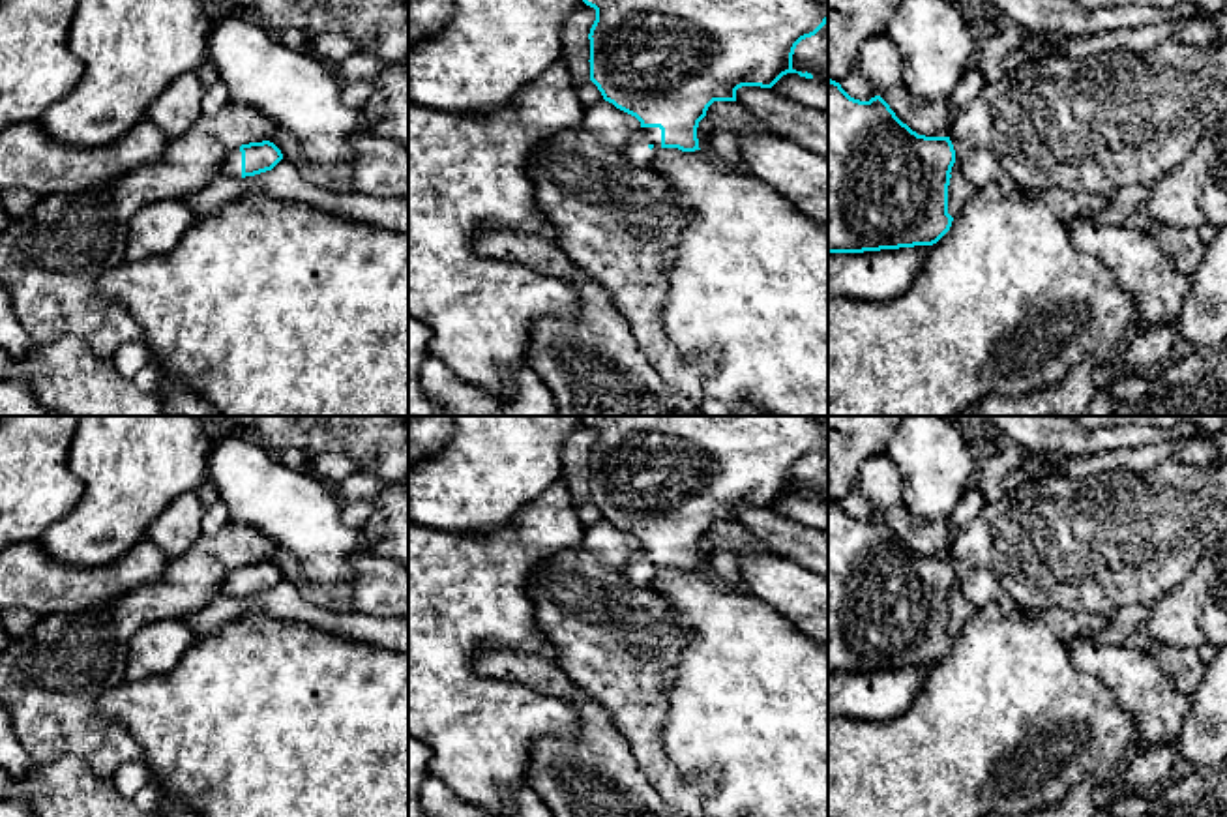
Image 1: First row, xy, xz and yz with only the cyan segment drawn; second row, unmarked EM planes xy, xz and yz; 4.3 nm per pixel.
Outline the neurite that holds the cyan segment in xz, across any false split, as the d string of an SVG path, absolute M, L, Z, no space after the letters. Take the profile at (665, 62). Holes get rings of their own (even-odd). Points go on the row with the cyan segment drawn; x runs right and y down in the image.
M583 0L596 9L596 21L590 28L590 81L598 86L603 99L616 109L635 116L641 122L641 131L631 135L624 156L633 171L650 169L652 159L661 148L678 148L682 152L695 152L699 148L697 127L706 116L714 101L736 101L736 90L742 86L772 88L783 75L798 73L800 77L813 79L811 73L802 73L792 67L792 54L796 45L815 36L828 22L828 0Z

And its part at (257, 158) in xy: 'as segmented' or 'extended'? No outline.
extended

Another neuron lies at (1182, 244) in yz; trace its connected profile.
M1154 221L1146 232L1163 245L1173 264L1180 272L1193 275L1193 272L1199 268L1201 259L1206 253L1206 244L1201 240L1197 229L1171 227Z

